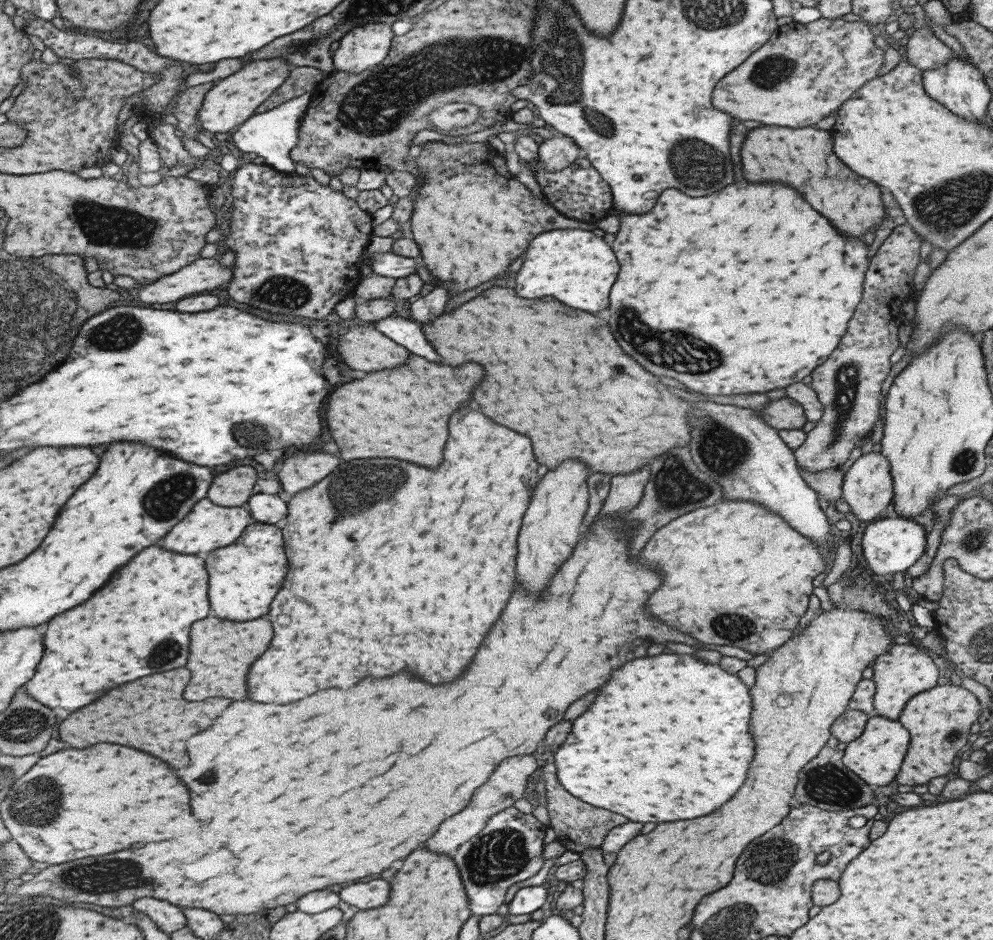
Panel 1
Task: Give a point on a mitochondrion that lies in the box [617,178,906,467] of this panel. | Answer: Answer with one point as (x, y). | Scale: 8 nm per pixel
(846, 383)

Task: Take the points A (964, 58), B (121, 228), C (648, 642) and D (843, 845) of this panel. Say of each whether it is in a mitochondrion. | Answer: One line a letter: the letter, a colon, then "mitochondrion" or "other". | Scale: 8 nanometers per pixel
A: other
B: mitochondrion
C: other
D: other

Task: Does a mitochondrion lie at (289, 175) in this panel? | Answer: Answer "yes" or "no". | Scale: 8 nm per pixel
no

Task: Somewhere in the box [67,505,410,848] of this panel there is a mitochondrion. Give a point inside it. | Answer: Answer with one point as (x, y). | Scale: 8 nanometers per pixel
(167, 652)

